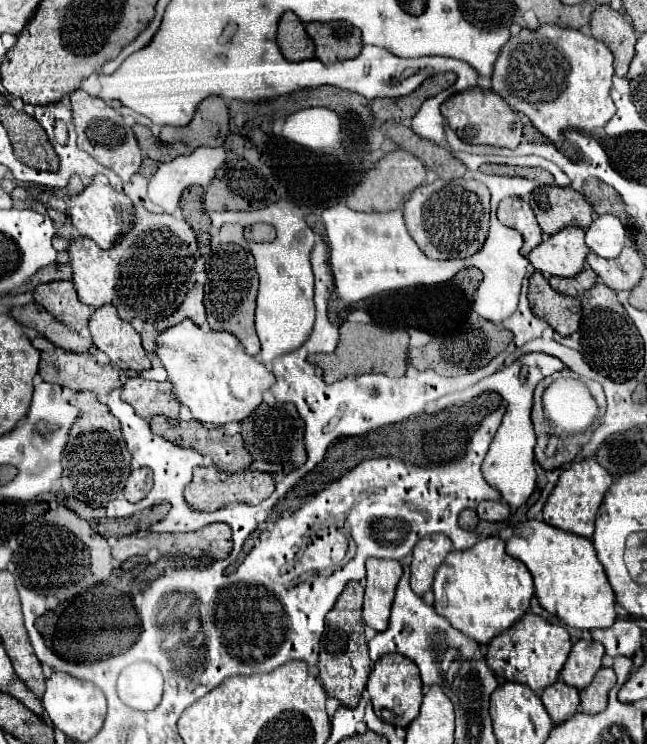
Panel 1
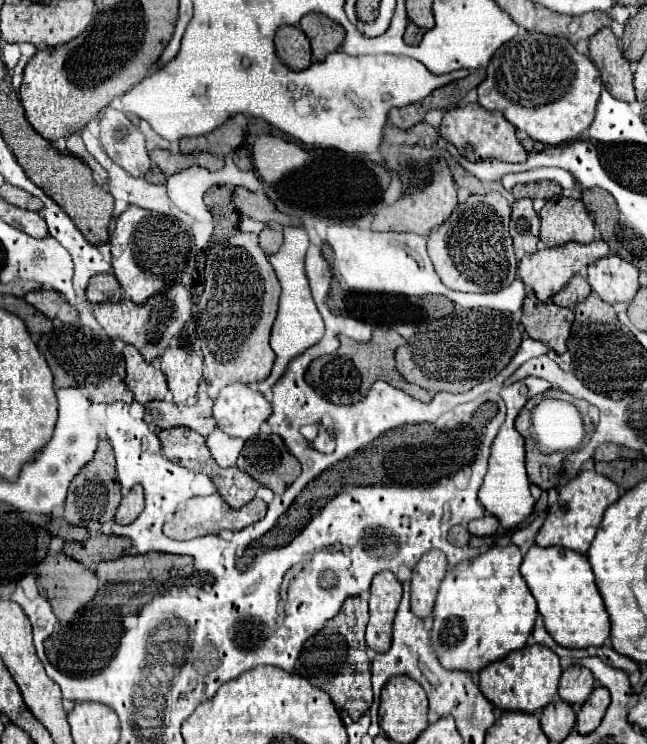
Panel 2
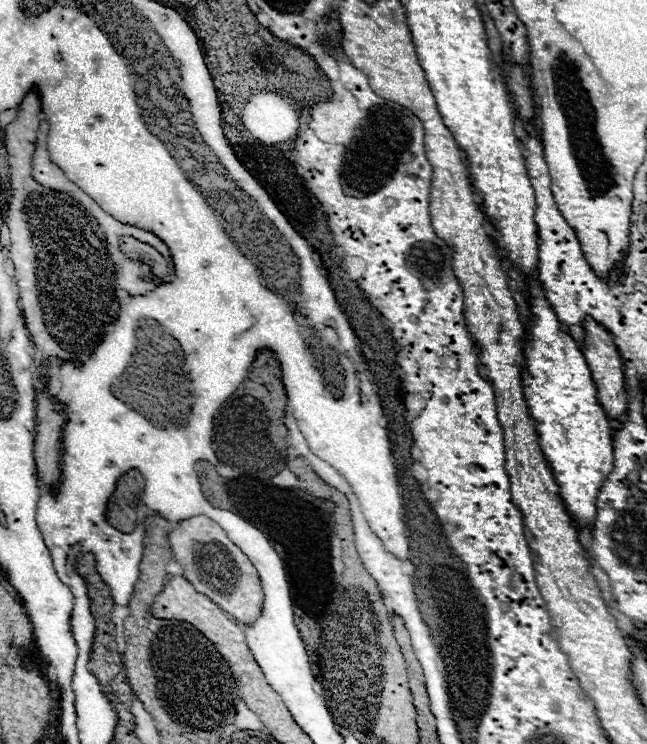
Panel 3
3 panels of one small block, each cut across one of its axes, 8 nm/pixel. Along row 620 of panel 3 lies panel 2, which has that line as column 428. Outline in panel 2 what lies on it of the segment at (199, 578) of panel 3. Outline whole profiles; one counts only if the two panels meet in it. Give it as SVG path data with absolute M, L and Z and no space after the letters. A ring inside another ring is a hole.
M488 192L484 196L470 196L464 204L458 204L454 218L442 224L428 236L428 254L440 276L440 280L458 292L498 292L510 286L516 278L516 256L512 248L512 238L508 234L510 204L500 192Z

